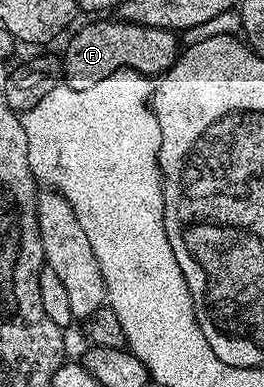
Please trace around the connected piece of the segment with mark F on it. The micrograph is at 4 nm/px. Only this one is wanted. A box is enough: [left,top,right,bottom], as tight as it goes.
[61,17,181,89]

